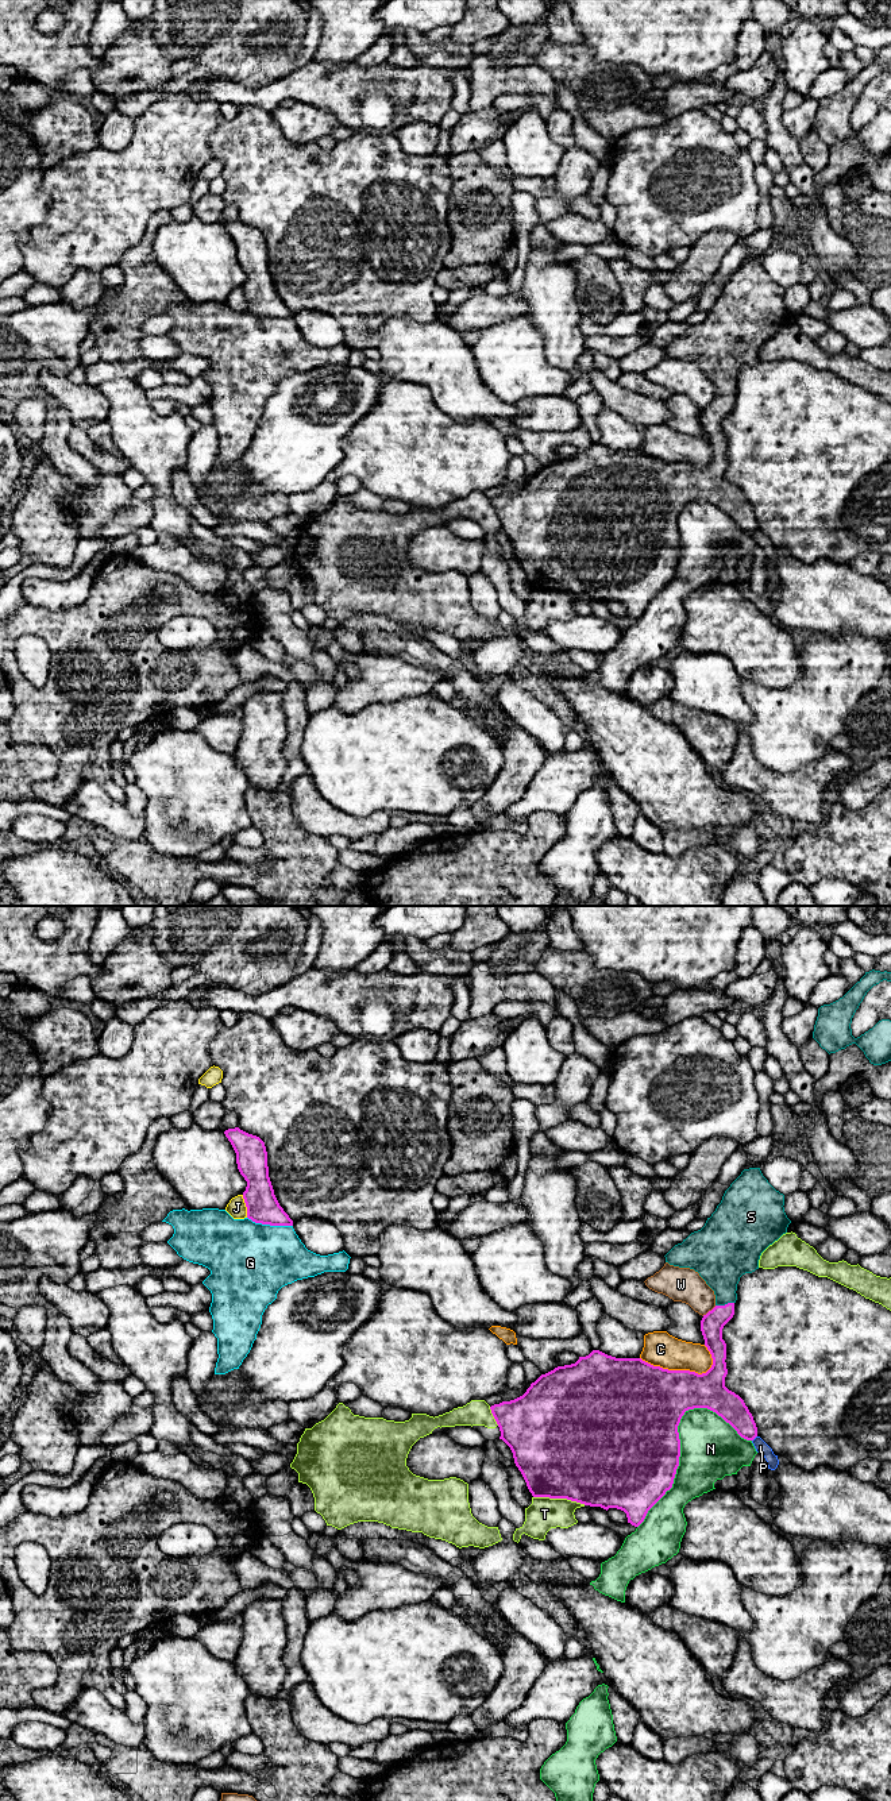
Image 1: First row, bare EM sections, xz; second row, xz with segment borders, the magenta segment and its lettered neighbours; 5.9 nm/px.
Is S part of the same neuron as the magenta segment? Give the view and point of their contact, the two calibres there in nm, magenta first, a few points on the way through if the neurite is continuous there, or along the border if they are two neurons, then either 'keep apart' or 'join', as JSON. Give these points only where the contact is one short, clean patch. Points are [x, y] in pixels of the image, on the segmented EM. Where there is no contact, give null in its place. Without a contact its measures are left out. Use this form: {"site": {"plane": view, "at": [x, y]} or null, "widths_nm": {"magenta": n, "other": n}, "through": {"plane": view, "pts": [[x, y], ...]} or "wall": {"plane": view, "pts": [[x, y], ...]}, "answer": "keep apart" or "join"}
{"site": {"plane": "xz", "at": [725, 1304]}, "widths_nm": {"magenta": 140, "other": 280}, "answer": "join"}

